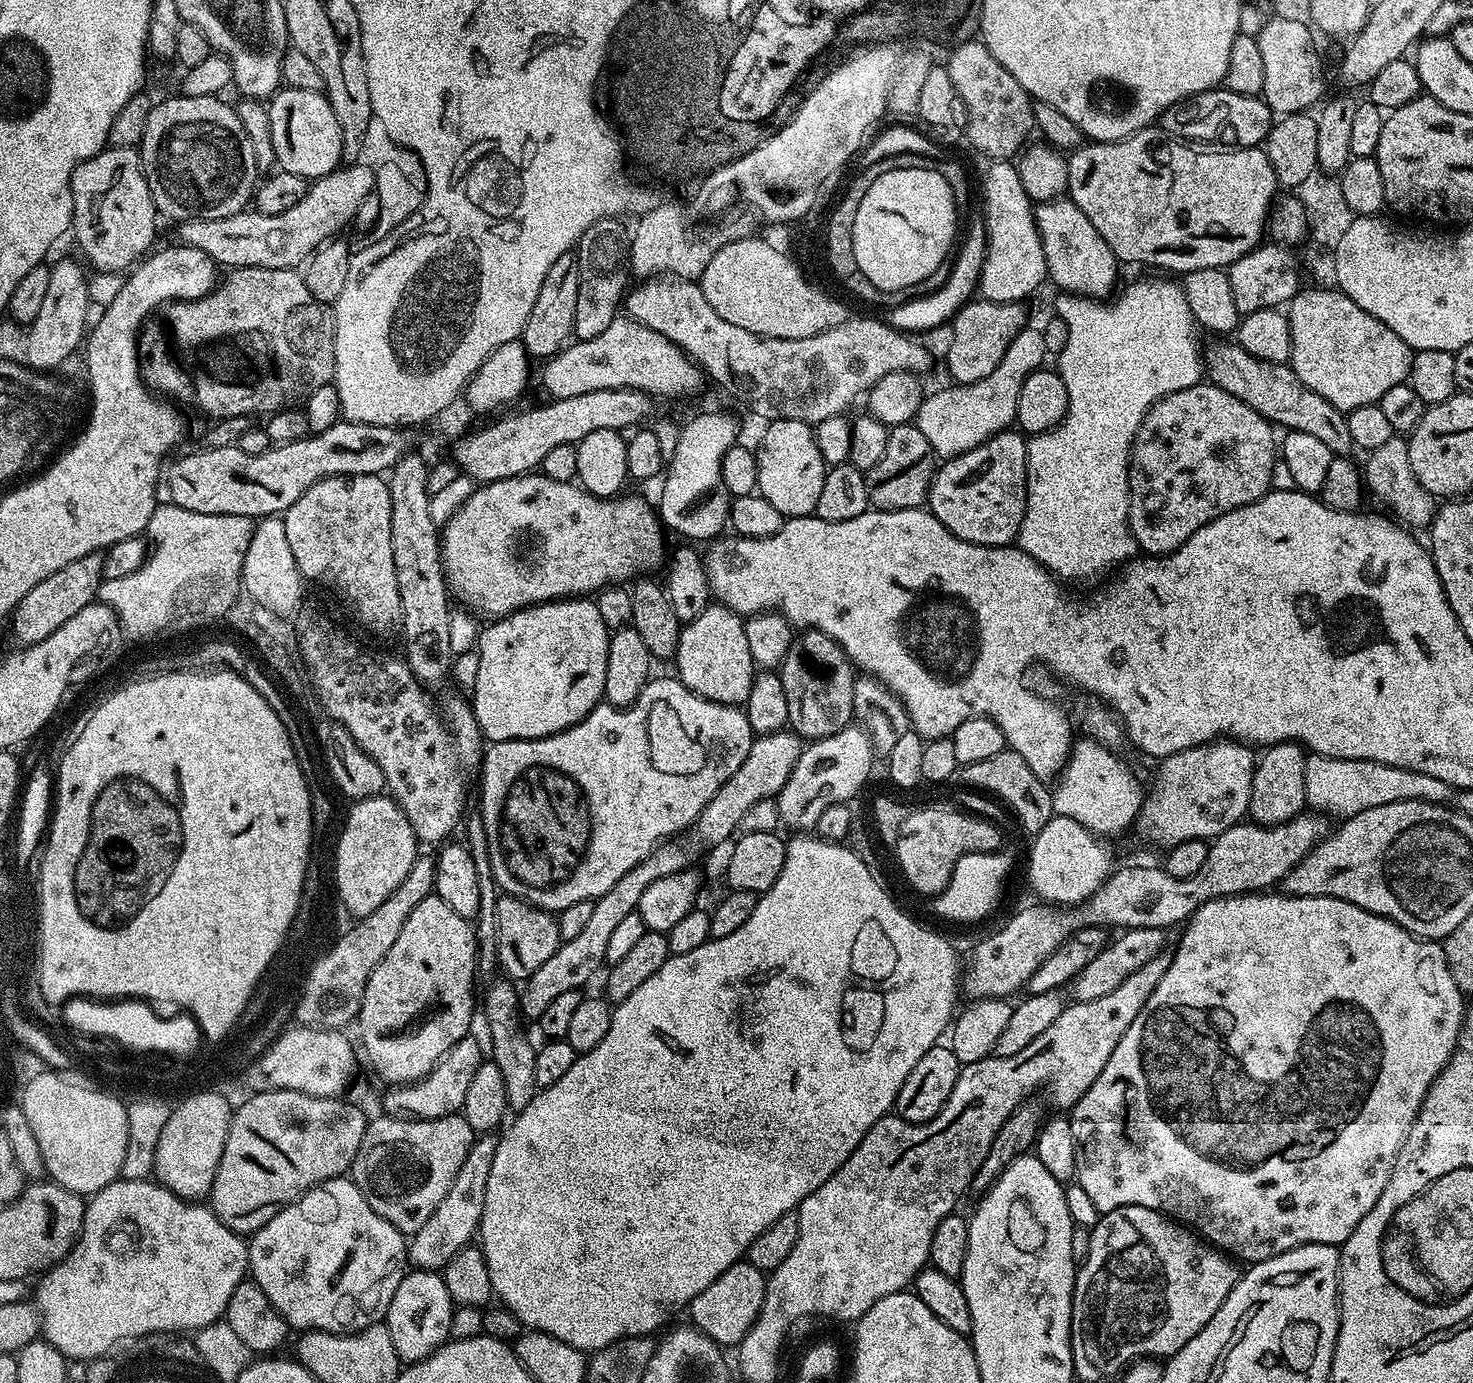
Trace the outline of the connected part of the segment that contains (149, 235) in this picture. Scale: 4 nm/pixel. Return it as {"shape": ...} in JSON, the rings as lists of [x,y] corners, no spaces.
{"shape":[[[105,147],[72,172],[72,228],[94,267],[121,273],[131,269],[153,247],[156,220],[156,203],[135,147]]]}

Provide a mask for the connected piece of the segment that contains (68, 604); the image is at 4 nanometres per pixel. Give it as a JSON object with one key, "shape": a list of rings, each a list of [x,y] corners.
{"shape":[[[99,551],[86,554],[62,566],[62,570],[54,570],[50,578],[42,578],[42,582],[38,582],[38,586],[34,586],[30,594],[22,598],[22,602],[18,602],[18,606],[11,614],[12,632],[20,643],[17,645],[40,644],[46,638],[50,638],[50,634],[54,634],[58,626],[70,622],[70,618],[74,618],[78,610],[97,599],[104,579],[104,556]]]}

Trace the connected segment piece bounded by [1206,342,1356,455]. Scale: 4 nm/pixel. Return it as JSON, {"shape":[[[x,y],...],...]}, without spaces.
{"shape":[[[1216,344],[1206,352],[1206,372],[1213,381],[1225,388],[1230,394],[1247,401],[1254,410],[1258,410],[1269,421],[1277,425],[1288,424],[1289,429],[1309,432],[1322,438],[1334,454],[1351,455],[1355,451],[1347,415],[1335,408],[1322,394],[1308,388],[1298,378],[1292,367],[1277,366],[1258,357],[1251,356],[1240,344]]]}

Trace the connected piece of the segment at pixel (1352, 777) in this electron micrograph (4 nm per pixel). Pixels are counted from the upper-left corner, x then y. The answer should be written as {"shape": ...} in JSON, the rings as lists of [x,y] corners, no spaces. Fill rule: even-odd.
{"shape":[[[1312,754],[1306,760],[1306,792],[1317,813],[1347,818],[1374,806],[1408,800],[1416,788],[1416,776],[1402,768],[1372,764],[1368,758],[1333,758]]]}

